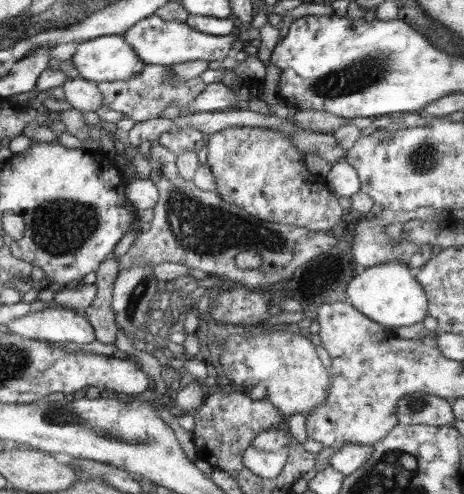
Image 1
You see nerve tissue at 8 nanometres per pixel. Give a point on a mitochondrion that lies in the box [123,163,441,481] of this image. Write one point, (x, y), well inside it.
(204, 229)

